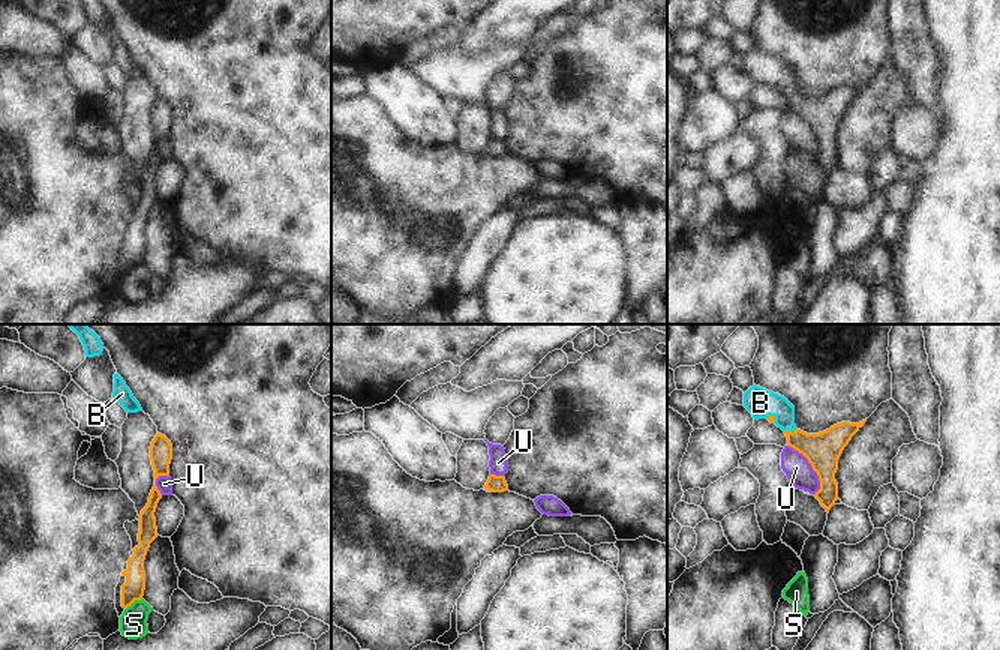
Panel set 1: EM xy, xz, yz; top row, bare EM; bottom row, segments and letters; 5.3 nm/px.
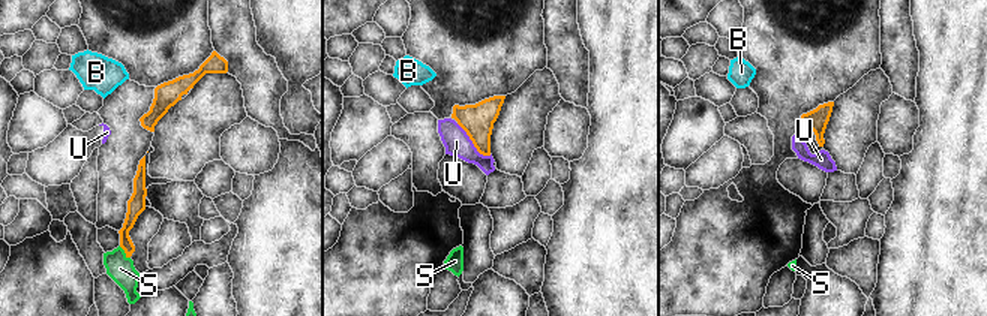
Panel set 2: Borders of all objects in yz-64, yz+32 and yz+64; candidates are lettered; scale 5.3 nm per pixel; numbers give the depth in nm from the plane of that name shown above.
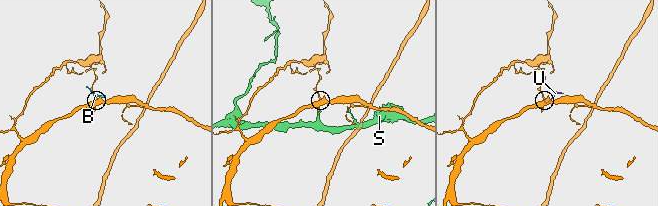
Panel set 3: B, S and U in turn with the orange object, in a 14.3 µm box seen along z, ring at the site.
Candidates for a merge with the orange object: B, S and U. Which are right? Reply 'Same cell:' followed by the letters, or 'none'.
Same cell: B

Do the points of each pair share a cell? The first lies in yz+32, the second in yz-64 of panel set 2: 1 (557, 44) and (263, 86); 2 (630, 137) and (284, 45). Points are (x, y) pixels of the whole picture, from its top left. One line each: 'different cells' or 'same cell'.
1: same cell
2: same cell

